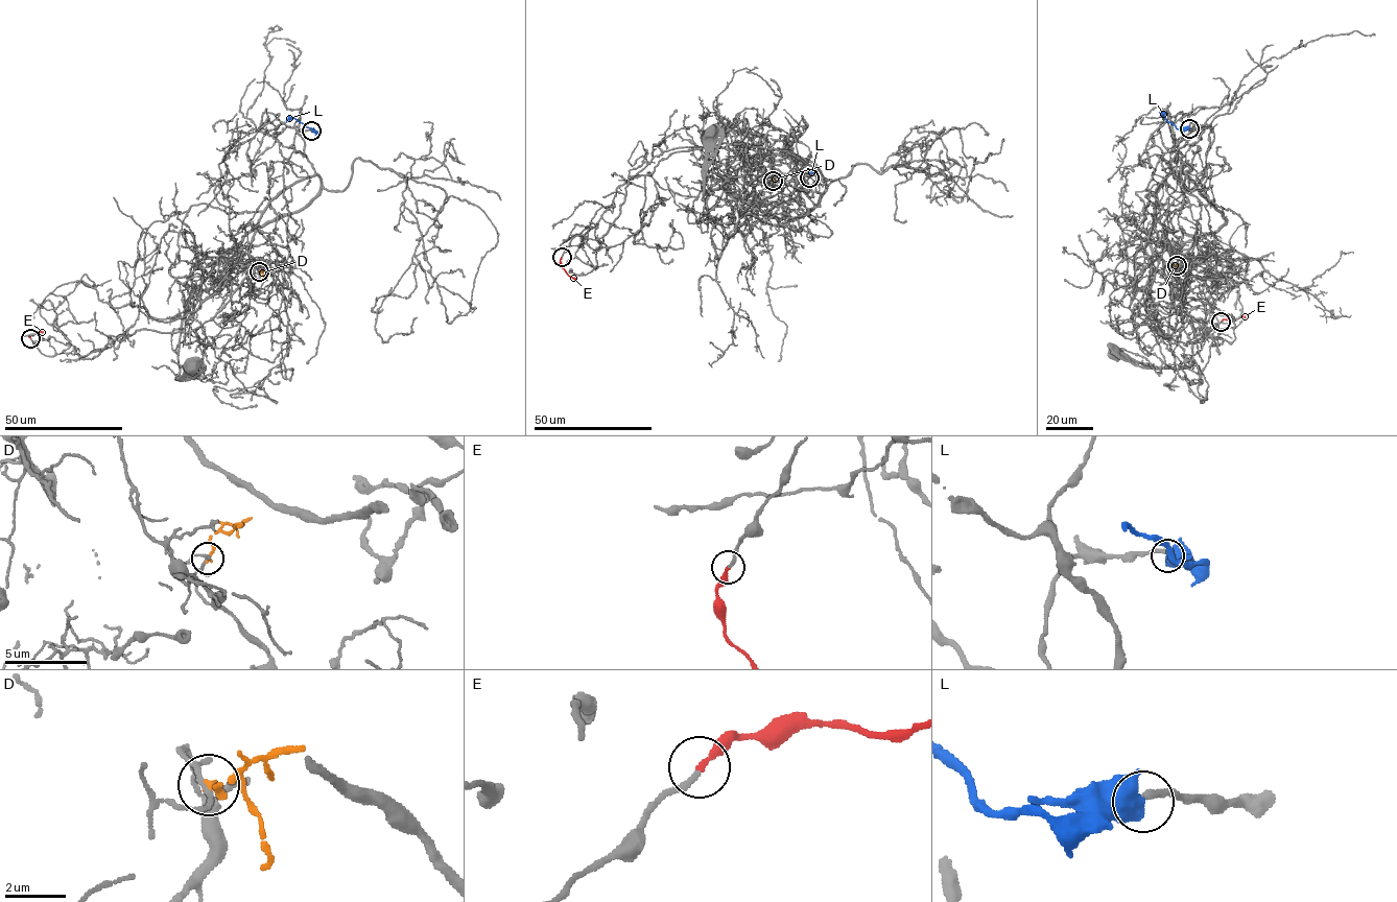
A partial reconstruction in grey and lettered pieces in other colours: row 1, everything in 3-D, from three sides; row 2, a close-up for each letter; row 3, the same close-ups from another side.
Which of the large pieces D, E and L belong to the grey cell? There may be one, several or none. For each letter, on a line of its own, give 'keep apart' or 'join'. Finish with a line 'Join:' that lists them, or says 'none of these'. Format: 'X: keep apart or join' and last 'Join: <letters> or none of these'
D: keep apart
E: join
L: keep apart
Join: E

